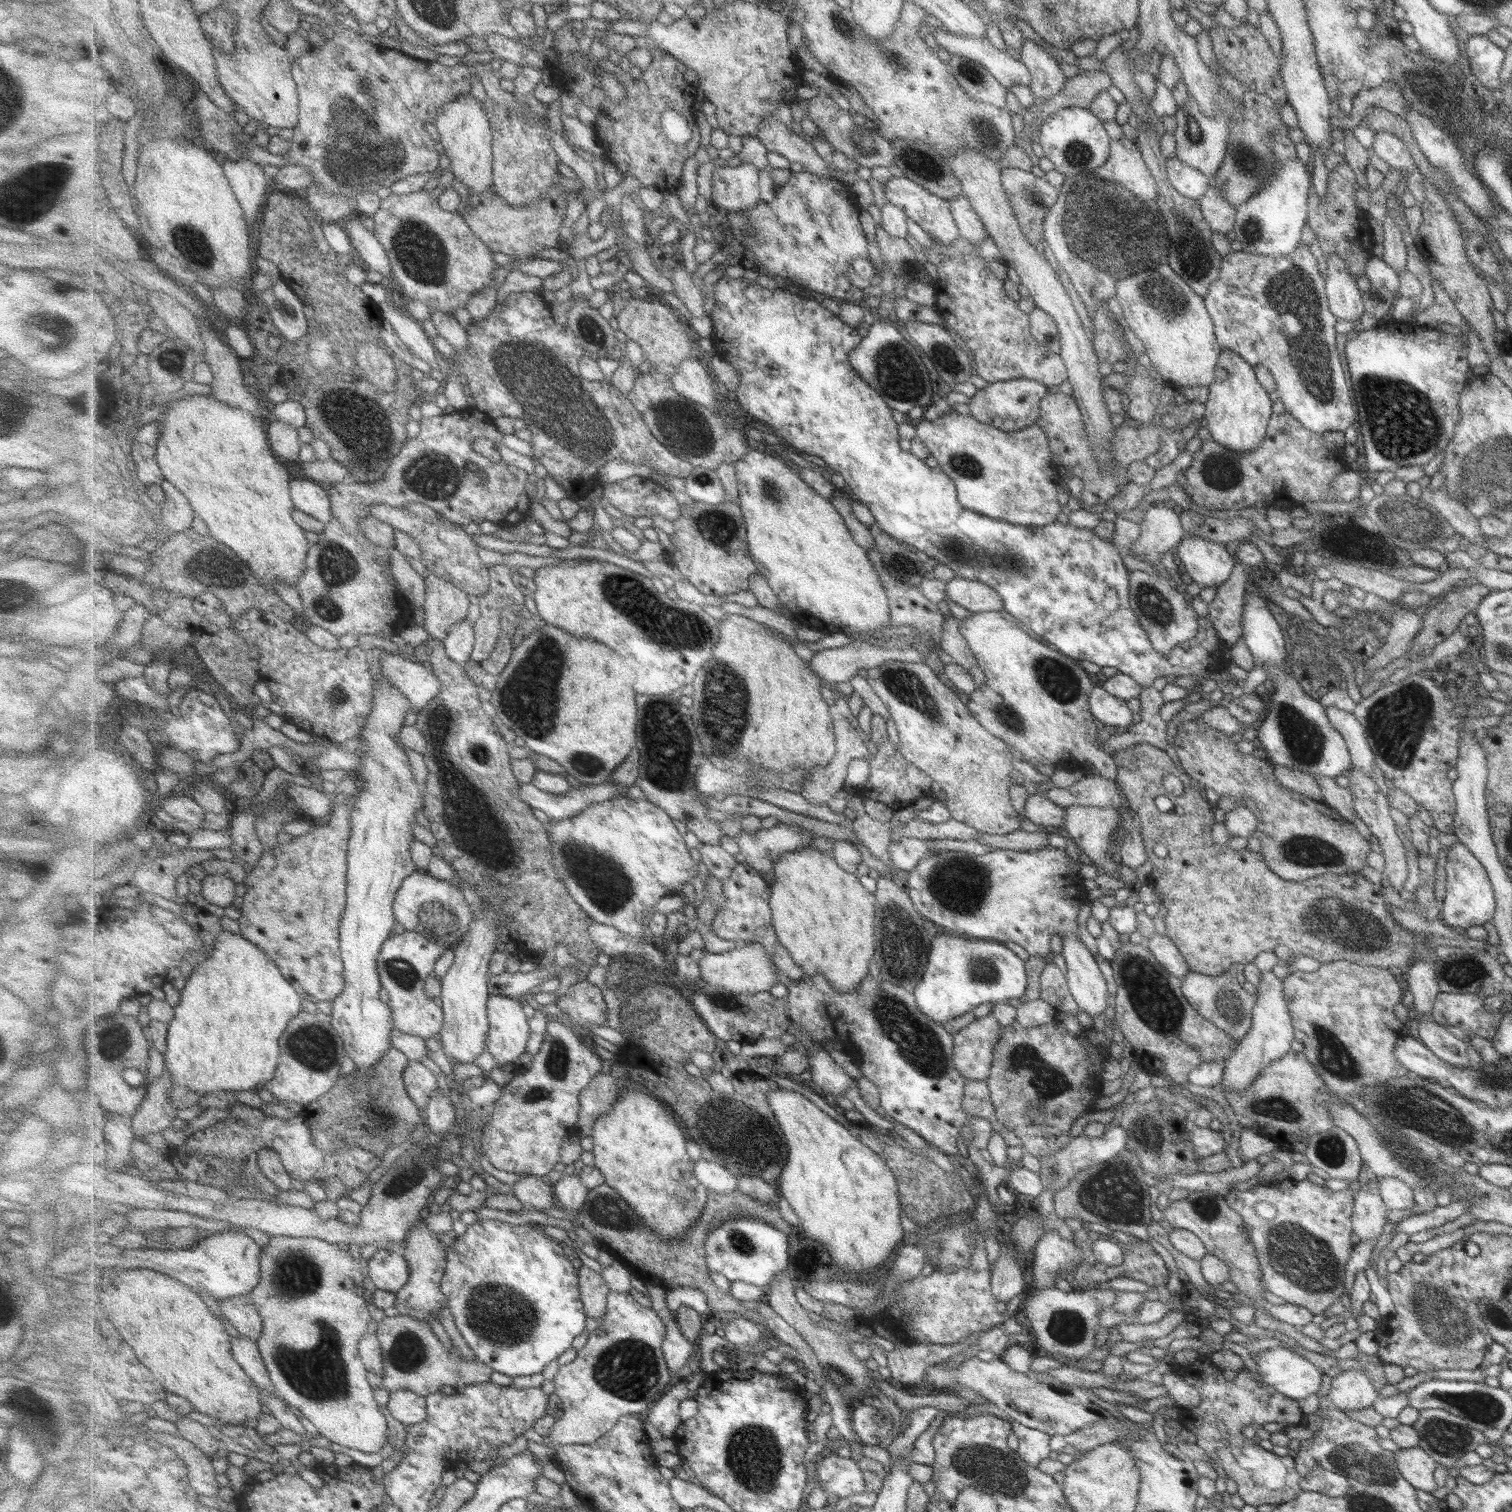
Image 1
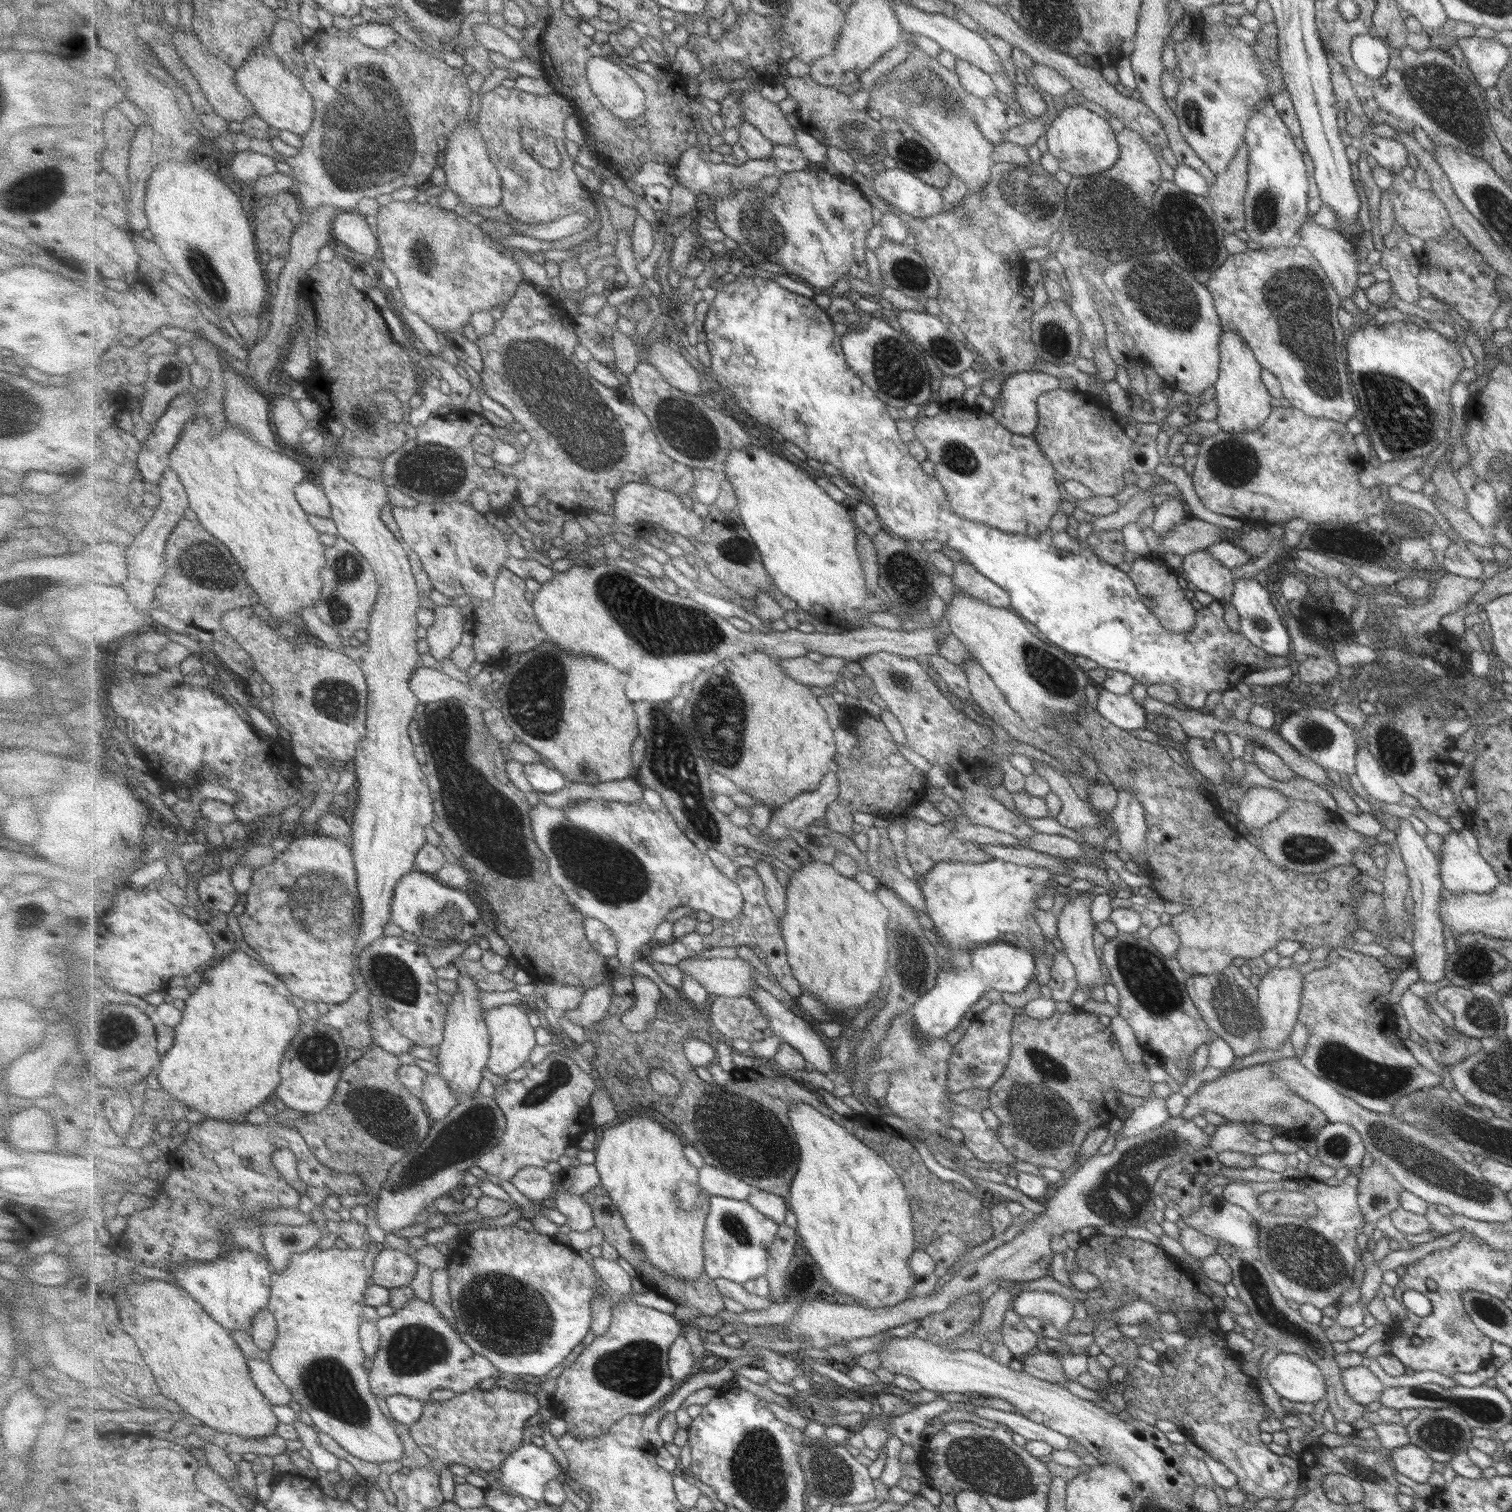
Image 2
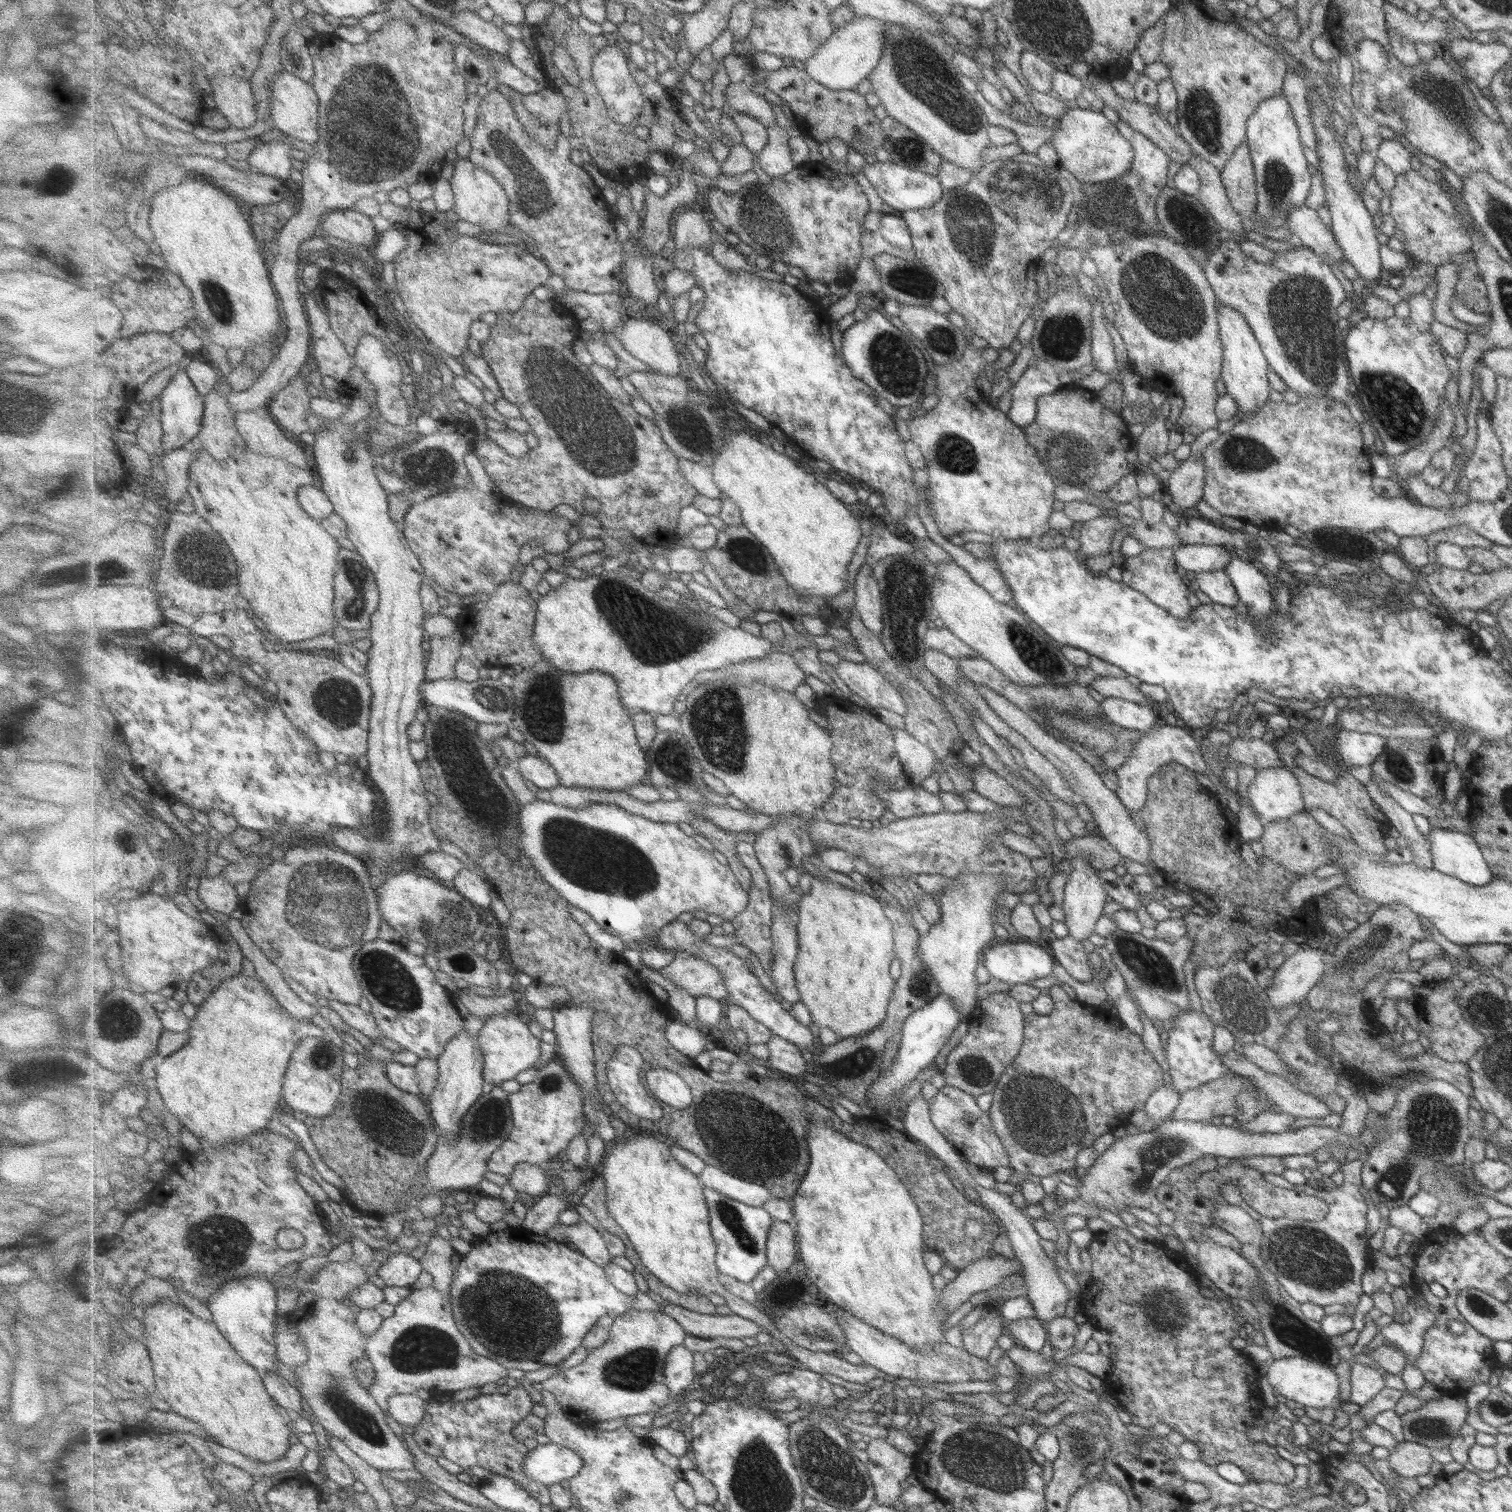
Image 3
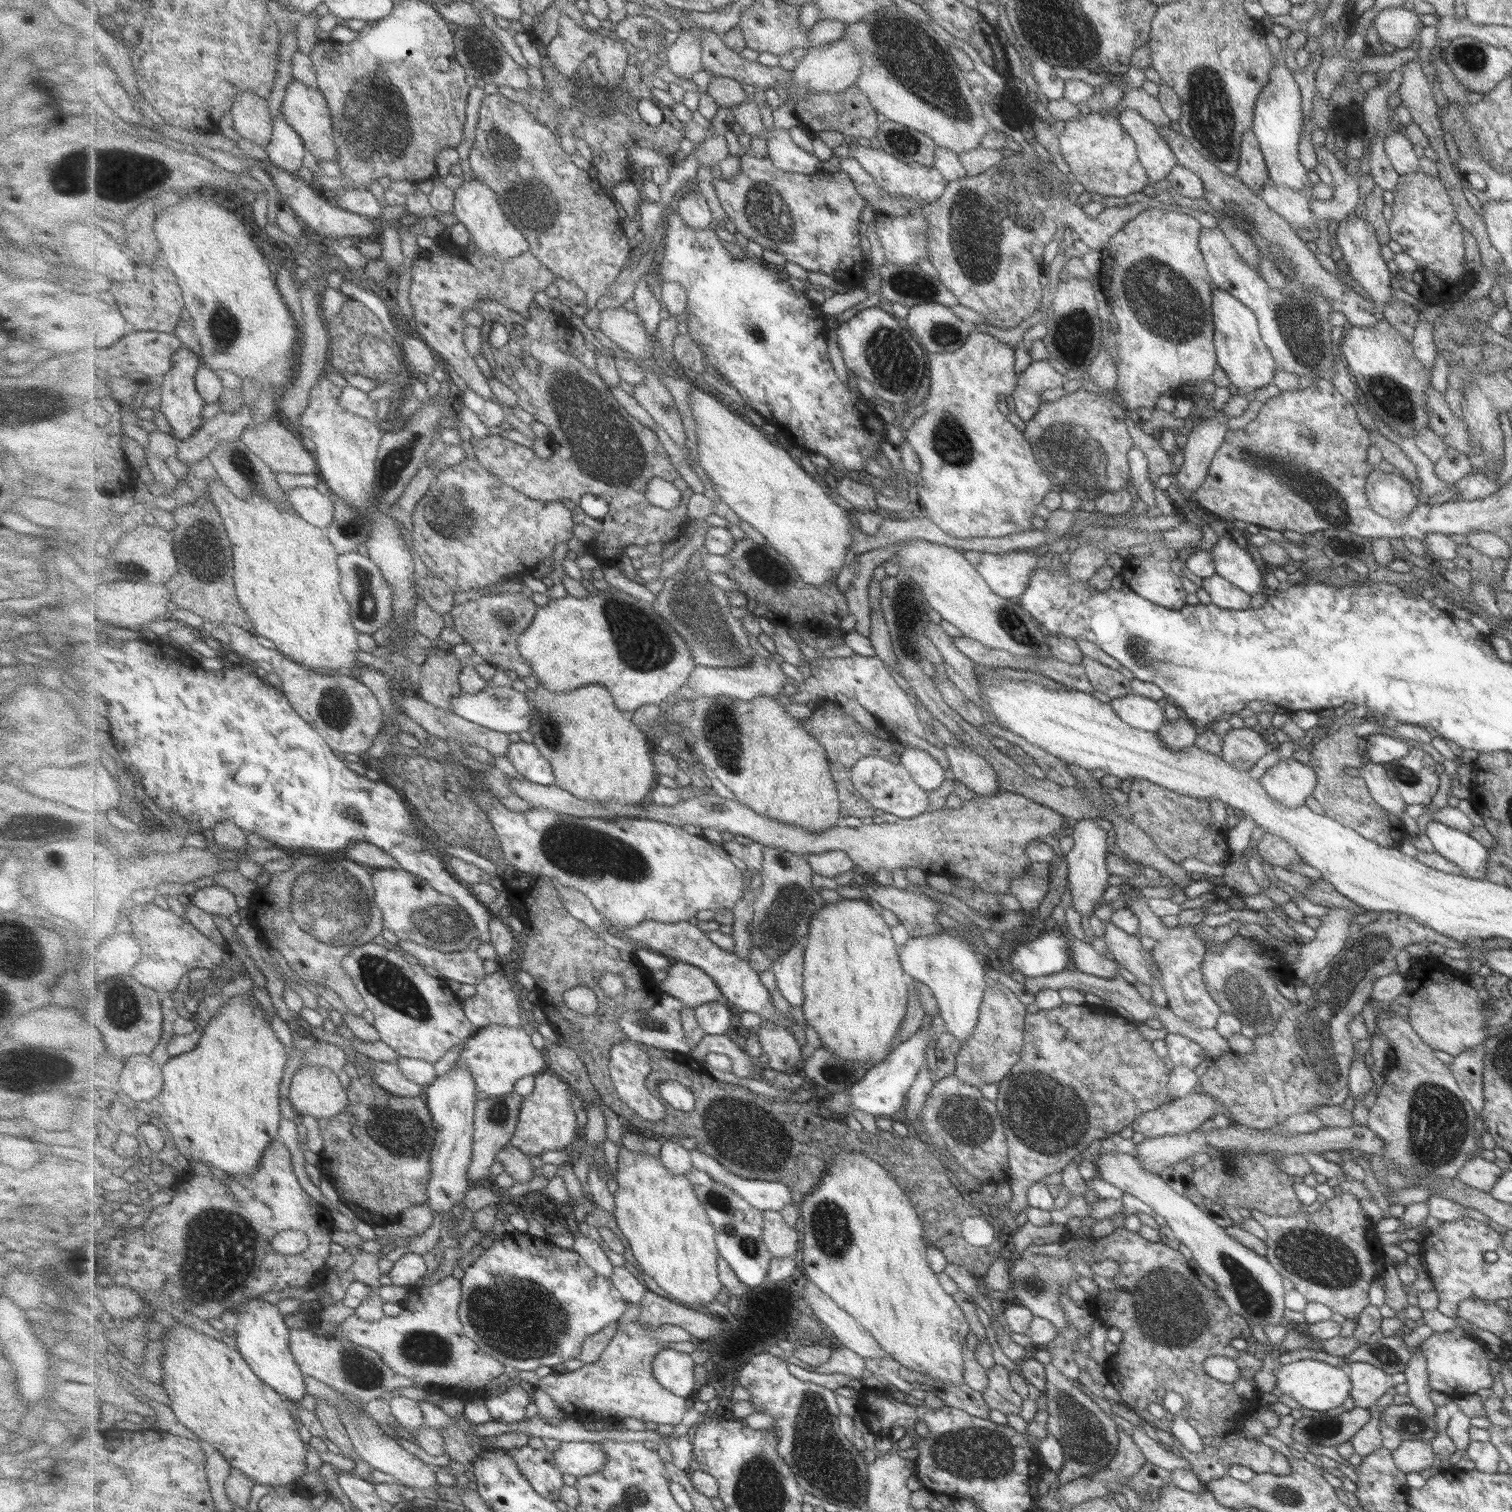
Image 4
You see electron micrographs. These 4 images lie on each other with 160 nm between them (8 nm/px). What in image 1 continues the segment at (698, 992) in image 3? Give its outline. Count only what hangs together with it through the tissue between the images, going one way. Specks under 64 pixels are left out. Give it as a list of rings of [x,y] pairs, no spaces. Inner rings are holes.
[[[751,942],[749,945],[743,943],[722,953],[703,953],[699,965],[703,980],[729,992],[749,994],[769,992],[773,988],[773,984],[779,983],[775,975],[777,965],[773,963],[764,946],[757,942]]]

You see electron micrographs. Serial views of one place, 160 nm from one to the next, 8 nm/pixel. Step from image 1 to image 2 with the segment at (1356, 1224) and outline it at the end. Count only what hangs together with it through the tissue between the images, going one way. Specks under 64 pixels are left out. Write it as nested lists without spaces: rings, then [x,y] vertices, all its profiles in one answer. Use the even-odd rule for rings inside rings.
[[[1371,1162],[1361,1170],[1357,1184],[1357,1212],[1361,1212],[1363,1224],[1374,1224],[1382,1217],[1387,1217],[1397,1209],[1397,1195],[1403,1188],[1393,1180],[1393,1176],[1385,1172],[1379,1162]]]

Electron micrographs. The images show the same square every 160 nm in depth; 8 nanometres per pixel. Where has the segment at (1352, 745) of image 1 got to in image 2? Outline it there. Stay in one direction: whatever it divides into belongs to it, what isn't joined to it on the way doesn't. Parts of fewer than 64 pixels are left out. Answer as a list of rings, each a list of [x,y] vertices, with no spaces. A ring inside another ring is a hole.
[[[1365,740],[1359,741],[1353,762],[1353,773],[1368,796],[1379,802],[1385,802],[1385,804],[1399,804],[1404,792],[1389,775],[1382,772],[1379,762],[1371,756],[1370,750],[1366,748]]]

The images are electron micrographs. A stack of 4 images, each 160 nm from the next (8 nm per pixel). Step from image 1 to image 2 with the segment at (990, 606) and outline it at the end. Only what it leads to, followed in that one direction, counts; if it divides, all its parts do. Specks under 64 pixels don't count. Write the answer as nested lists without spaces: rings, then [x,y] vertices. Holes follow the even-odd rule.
[[[959,561],[954,568],[953,585],[959,587],[974,599],[993,605],[997,608],[1009,606],[1008,593],[989,580],[982,572],[979,572],[971,563]]]

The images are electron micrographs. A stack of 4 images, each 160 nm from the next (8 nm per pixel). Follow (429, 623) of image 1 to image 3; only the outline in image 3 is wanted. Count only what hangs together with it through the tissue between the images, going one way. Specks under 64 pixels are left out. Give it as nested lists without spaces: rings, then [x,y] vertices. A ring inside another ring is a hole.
[[[460,629],[453,636],[445,638],[428,638],[430,651],[428,654],[426,681],[455,680],[456,664],[461,656],[461,642],[465,636]]]

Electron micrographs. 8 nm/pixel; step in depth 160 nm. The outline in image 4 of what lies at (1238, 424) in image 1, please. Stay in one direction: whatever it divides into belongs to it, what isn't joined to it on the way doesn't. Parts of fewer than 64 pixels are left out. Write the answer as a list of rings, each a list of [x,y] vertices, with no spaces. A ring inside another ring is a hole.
[[[1215,287],[1210,294],[1210,315],[1214,355],[1219,368],[1231,382],[1230,388],[1238,393],[1254,390],[1262,394],[1264,386],[1273,378],[1276,365],[1260,340],[1255,315],[1241,301]]]

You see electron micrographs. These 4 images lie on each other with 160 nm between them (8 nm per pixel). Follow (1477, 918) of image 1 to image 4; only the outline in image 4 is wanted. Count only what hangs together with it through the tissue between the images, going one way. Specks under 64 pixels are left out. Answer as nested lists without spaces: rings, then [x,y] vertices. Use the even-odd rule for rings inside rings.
[[[1433,821],[1427,823],[1425,836],[1433,845],[1435,853],[1458,866],[1463,876],[1483,878],[1488,859],[1487,846],[1479,844],[1463,832]]]

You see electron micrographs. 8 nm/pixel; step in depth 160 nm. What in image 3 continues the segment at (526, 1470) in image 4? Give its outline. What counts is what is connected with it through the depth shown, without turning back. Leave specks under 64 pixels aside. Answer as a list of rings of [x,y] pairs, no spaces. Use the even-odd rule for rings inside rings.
[[[517,1386],[506,1394],[479,1395],[469,1401],[446,1403],[436,1400],[427,1401],[426,1415],[415,1426],[413,1434],[418,1446],[431,1456],[443,1456],[463,1469],[480,1466],[487,1473],[511,1477],[526,1488],[542,1504],[552,1504],[550,1487],[532,1481],[525,1472],[525,1459],[528,1458],[527,1446],[517,1441],[512,1430],[533,1412],[533,1400],[526,1386]]]

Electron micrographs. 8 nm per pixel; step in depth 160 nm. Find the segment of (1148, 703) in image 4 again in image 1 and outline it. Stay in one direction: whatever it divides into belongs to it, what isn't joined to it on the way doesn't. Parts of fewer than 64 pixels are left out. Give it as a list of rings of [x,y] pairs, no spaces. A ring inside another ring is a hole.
[[[1093,687],[1088,693],[1087,708],[1090,716],[1104,726],[1129,727],[1135,720],[1125,701],[1110,696],[1100,687]]]

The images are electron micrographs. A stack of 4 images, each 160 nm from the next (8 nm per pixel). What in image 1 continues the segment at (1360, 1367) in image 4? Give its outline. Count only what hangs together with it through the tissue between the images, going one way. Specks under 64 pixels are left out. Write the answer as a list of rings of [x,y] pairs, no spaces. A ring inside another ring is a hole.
[[[1354,1368],[1333,1377],[1325,1397],[1330,1406],[1344,1412],[1373,1406],[1377,1392],[1365,1373]]]

